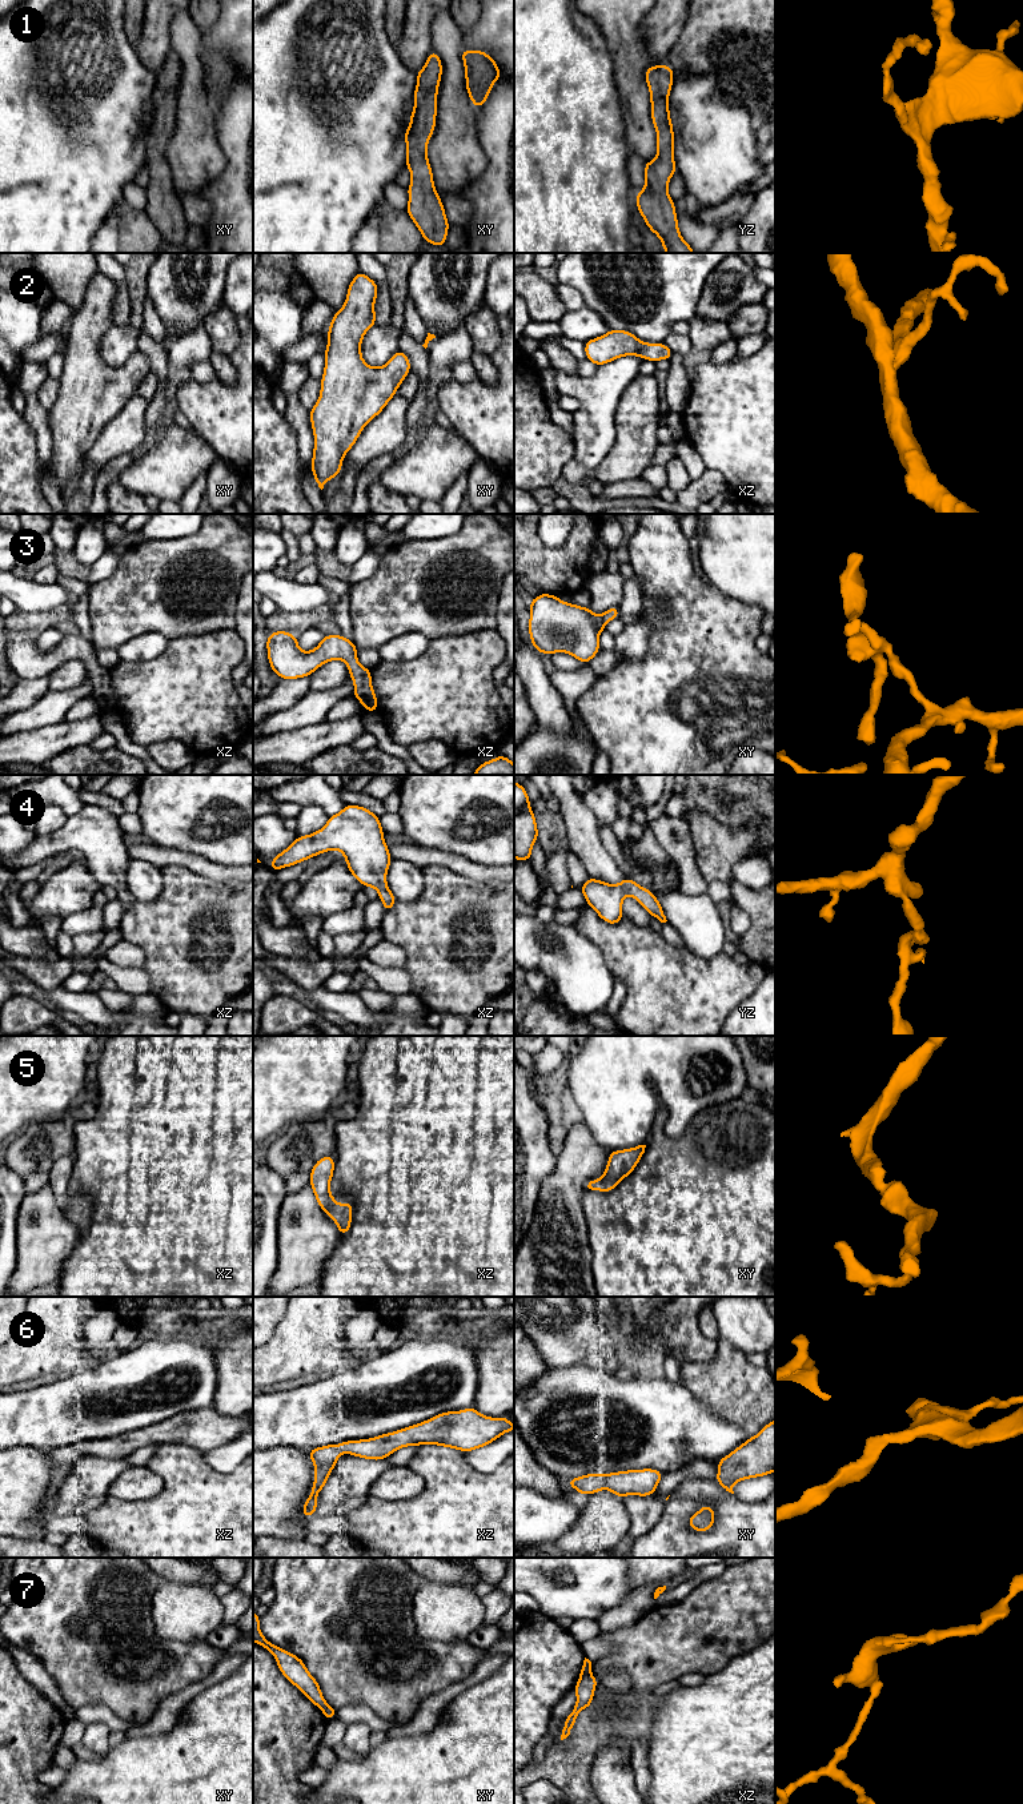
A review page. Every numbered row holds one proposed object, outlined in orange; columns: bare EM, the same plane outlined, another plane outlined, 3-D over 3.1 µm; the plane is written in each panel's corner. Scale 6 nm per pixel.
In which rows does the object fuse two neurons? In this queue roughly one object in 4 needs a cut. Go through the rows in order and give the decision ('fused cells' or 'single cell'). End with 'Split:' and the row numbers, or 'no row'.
1: single cell
2: single cell
3: single cell
4: single cell
5: single cell
6: single cell
7: fused cells
Split: 7

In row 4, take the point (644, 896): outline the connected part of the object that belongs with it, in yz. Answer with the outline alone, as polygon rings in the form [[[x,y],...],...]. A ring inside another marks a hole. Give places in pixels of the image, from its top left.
[[[593,877],[579,888],[597,915],[610,925],[619,923],[623,917],[622,901],[626,895],[633,896],[650,916],[655,916],[661,923],[666,923],[665,912],[654,893],[625,877],[619,884],[609,884]]]

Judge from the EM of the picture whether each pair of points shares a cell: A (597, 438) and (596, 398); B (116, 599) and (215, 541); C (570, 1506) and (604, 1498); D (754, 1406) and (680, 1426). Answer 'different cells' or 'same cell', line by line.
A: same cell
B: same cell
C: different cells
D: different cells

